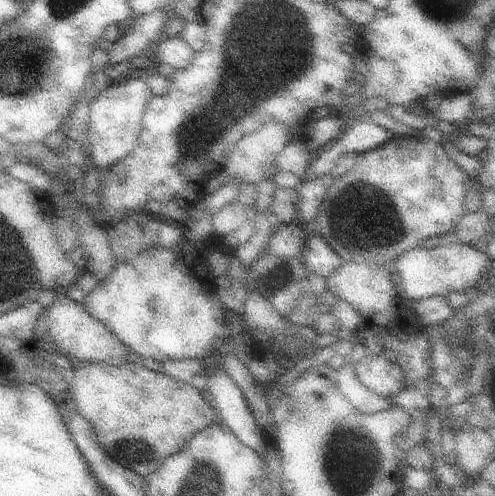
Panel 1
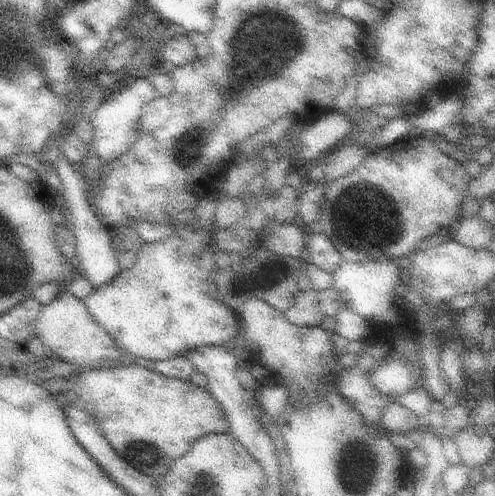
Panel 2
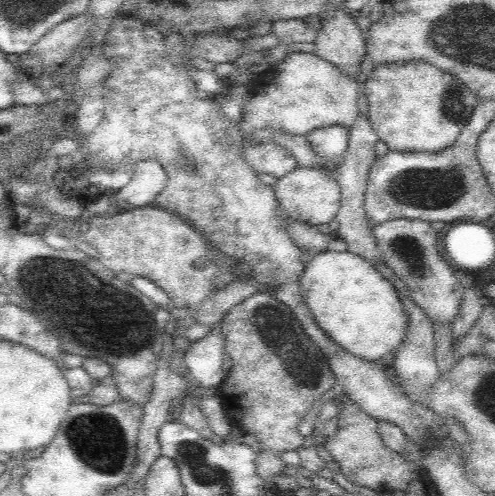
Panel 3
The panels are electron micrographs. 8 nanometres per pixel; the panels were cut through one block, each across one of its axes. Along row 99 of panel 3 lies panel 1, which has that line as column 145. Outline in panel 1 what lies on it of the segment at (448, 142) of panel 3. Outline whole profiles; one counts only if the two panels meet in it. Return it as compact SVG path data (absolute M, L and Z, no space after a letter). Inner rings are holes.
M135 358L123 366L75 362L67 392L75 402L75 412L95 428L103 450L143 478L157 470L165 458L179 454L201 428L221 422L219 412L211 410L193 384L147 370Z

